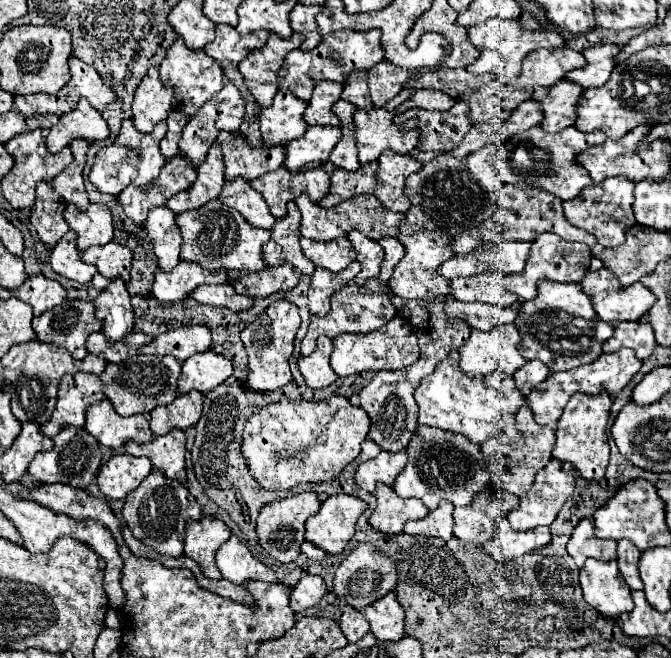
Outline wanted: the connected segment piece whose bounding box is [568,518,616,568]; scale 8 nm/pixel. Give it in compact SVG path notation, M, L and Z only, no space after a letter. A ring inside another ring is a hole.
M582 518L568 540L568 554L580 568L586 558L612 560L616 558L616 540L602 540L594 536L592 518Z

